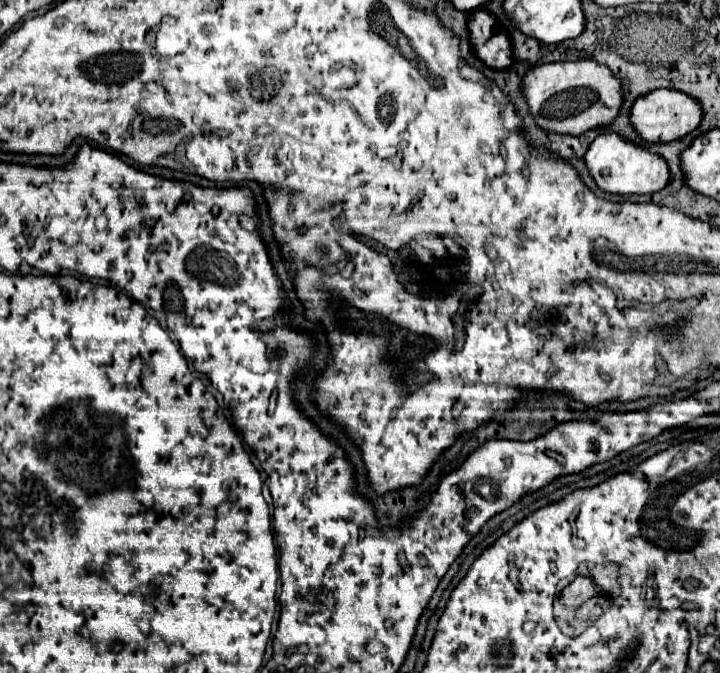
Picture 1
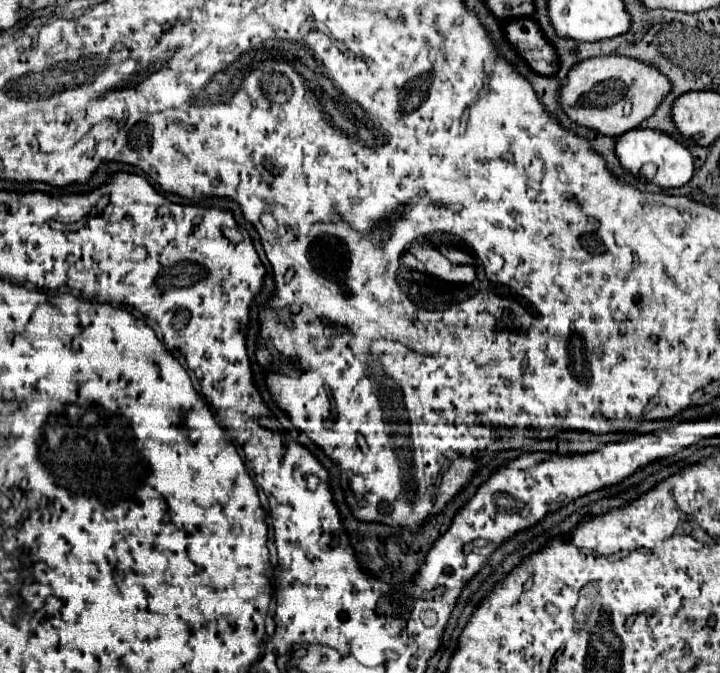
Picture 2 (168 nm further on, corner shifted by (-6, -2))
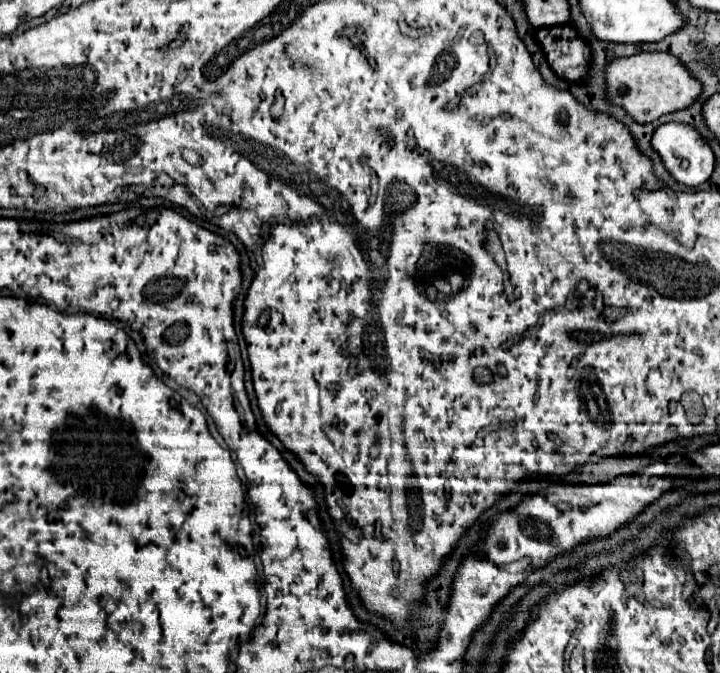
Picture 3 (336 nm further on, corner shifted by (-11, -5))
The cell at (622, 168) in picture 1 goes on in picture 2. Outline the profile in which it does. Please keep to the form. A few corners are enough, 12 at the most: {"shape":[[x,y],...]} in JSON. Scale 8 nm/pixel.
{"shape":[[632,129],[616,155],[632,173],[656,163],[654,183],[682,187],[694,157],[664,131]]}

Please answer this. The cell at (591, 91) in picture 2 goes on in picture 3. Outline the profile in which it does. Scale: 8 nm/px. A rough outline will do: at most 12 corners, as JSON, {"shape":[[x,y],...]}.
{"shape":[[665,52],[605,66],[605,100],[639,124],[693,104],[699,82]]}

